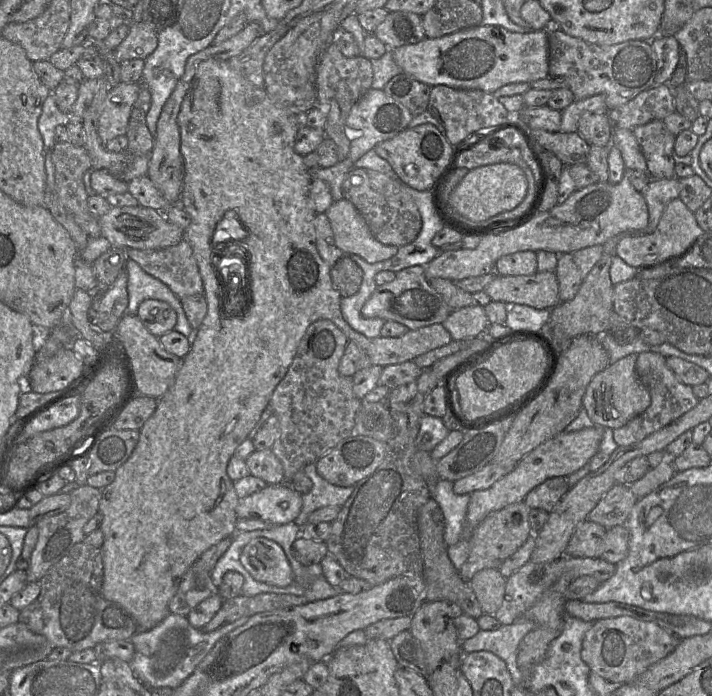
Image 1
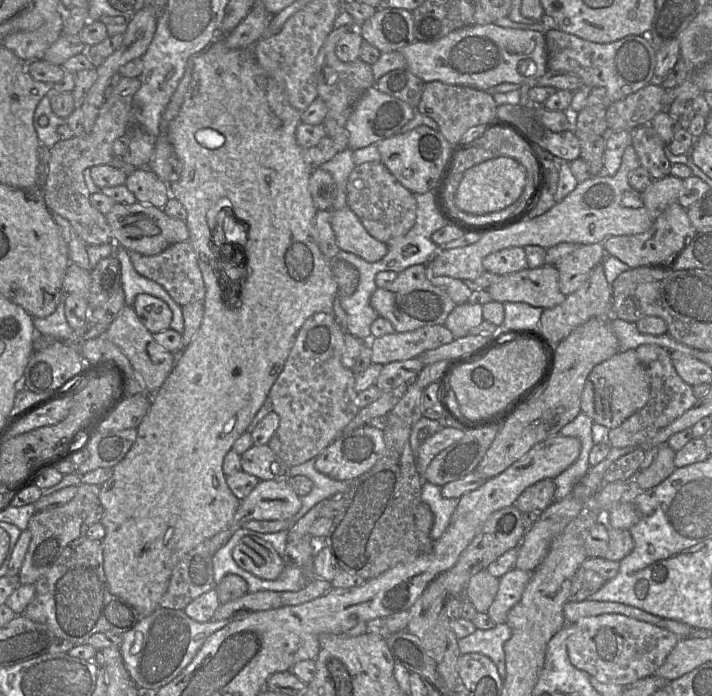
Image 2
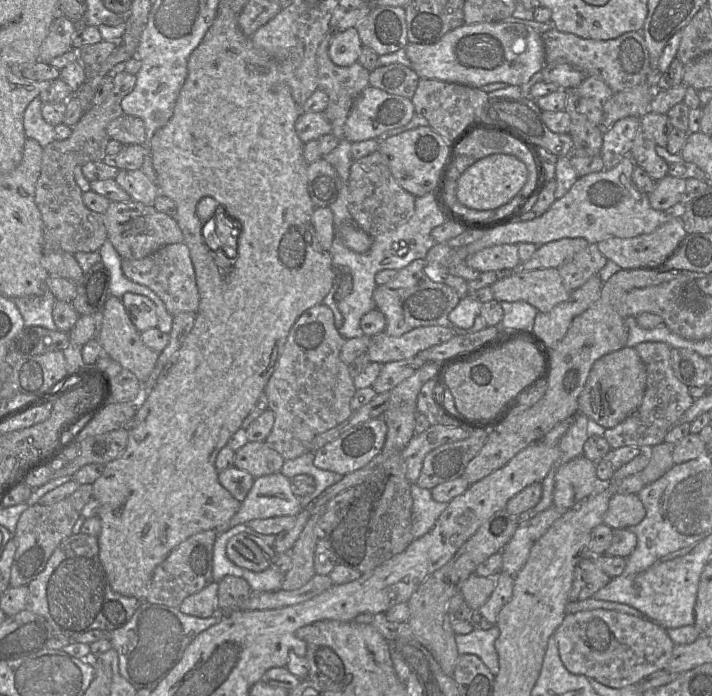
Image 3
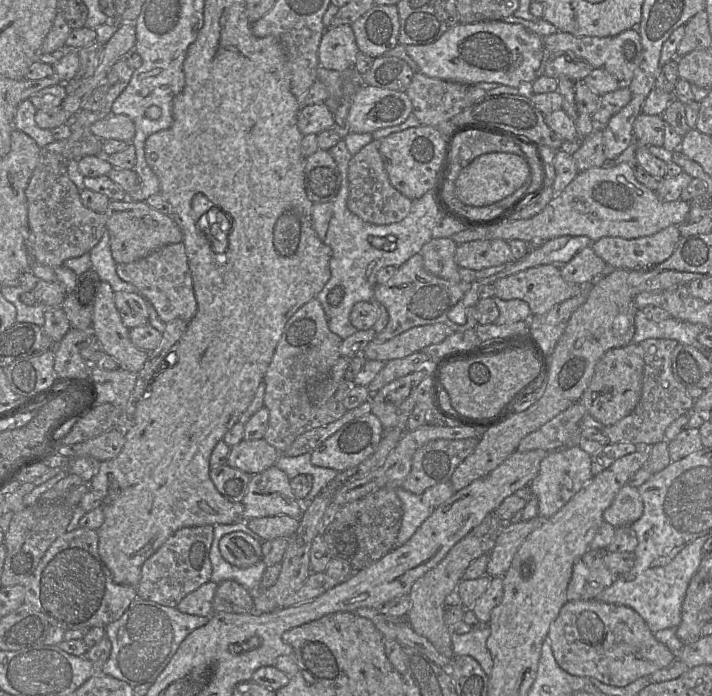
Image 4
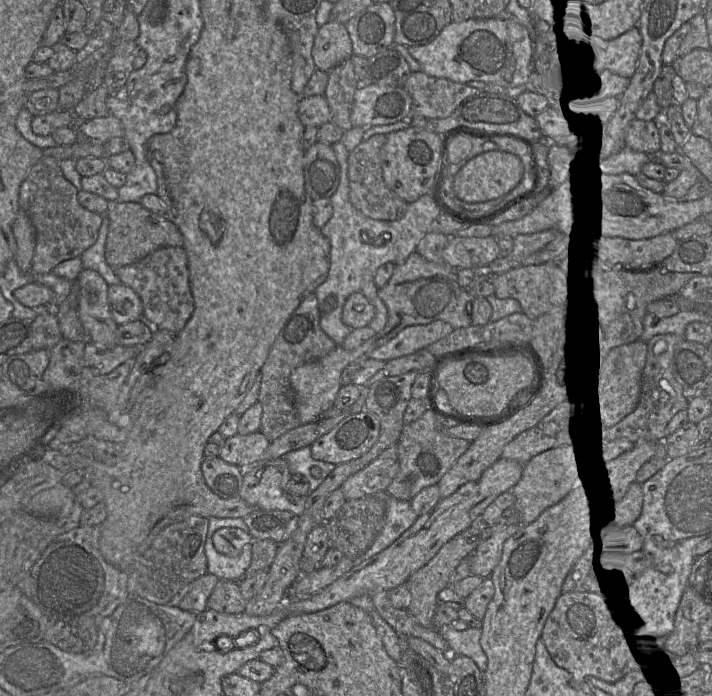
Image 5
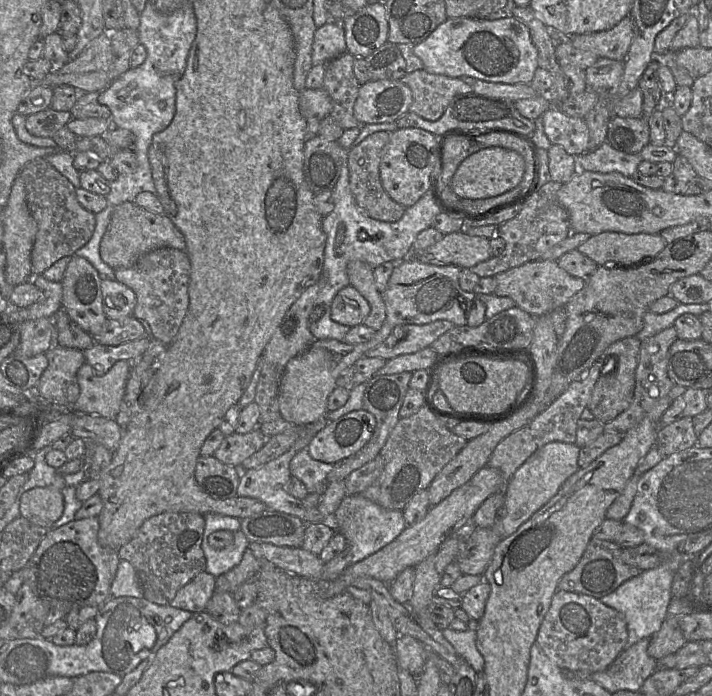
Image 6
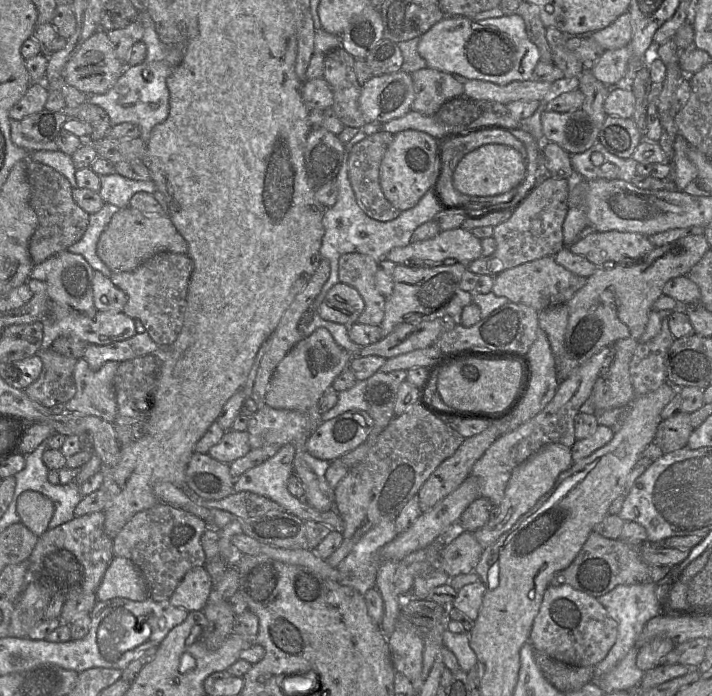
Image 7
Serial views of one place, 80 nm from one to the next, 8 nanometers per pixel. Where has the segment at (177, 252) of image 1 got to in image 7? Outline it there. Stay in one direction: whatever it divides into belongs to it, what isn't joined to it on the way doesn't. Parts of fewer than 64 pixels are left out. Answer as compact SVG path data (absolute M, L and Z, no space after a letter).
M159 252L130 272L112 272L110 280L127 295L123 313L139 319L159 347L169 347L182 328L193 261L187 254Z

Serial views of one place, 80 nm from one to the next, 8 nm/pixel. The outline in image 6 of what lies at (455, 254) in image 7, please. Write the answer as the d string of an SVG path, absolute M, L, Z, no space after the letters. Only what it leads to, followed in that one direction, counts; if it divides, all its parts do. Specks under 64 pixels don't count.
M458 231L444 235L439 242L424 251L413 252L411 249L408 258L430 265L454 265L461 269L470 269L491 257L488 238Z

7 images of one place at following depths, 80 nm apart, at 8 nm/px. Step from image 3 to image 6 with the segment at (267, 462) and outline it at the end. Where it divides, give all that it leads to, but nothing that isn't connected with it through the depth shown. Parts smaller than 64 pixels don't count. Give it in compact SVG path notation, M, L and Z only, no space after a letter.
M258 428L246 434L235 432L224 437L214 457L222 463L240 468L244 460L264 446L266 440Z

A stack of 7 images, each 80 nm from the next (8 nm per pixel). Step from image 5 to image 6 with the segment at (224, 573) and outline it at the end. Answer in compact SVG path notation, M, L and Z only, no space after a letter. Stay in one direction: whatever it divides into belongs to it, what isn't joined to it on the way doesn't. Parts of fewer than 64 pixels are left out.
M242 530L235 531L233 543L222 549L212 547L208 542L208 537L203 538L202 549L206 558L205 570L215 577L231 570L242 560L249 542Z

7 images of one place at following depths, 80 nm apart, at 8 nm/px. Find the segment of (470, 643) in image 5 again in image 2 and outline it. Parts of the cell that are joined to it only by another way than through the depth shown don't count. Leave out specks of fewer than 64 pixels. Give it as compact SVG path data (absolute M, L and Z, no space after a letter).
M506 623L496 624L489 630L476 629L469 636L458 639L460 654L480 653L488 656L504 679L506 675L504 644L511 637L511 633L511 628Z

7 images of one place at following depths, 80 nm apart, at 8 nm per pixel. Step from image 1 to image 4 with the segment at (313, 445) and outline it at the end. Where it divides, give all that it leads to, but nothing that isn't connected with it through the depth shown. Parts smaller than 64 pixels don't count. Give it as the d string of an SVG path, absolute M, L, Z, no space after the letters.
M316 297L300 307L286 323L264 376L264 407L269 411L269 421L263 439L279 452L285 451L301 434L326 426L346 413L343 400L351 384L344 380L324 405L314 405L311 401L312 386L323 381L341 357L342 341L329 329L327 316Z

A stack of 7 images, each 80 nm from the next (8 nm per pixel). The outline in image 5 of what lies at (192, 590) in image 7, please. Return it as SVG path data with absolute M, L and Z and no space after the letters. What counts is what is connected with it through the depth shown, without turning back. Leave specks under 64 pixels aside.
M207 572L203 576L192 581L172 601L172 605L182 610L199 614L208 609L208 599L218 584L219 578Z

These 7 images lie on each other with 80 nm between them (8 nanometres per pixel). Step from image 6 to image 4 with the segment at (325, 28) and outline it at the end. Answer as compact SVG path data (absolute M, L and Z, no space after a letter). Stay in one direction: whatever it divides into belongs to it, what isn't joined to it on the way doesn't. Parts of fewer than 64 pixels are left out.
M351 25L330 26L321 38L318 59L321 67L343 71L354 66L359 53Z

